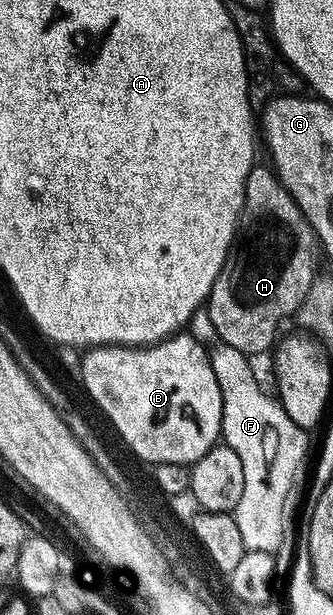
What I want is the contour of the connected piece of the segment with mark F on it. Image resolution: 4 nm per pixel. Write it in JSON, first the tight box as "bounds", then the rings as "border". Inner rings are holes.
{"bounds":[209,340,307,555],"border":[[[221,340],[215,341],[215,346],[209,347],[212,372],[216,372],[216,384],[220,384],[222,397],[222,433],[225,445],[240,456],[240,465],[244,468],[244,492],[240,496],[240,504],[232,511],[235,522],[240,528],[241,539],[247,551],[266,552],[272,555],[279,553],[282,541],[286,538],[286,501],[294,490],[294,481],[298,478],[298,469],[306,458],[307,431],[301,430],[284,412],[281,402],[273,393],[265,394],[254,370],[250,367],[251,359],[244,352],[232,348]]]}

